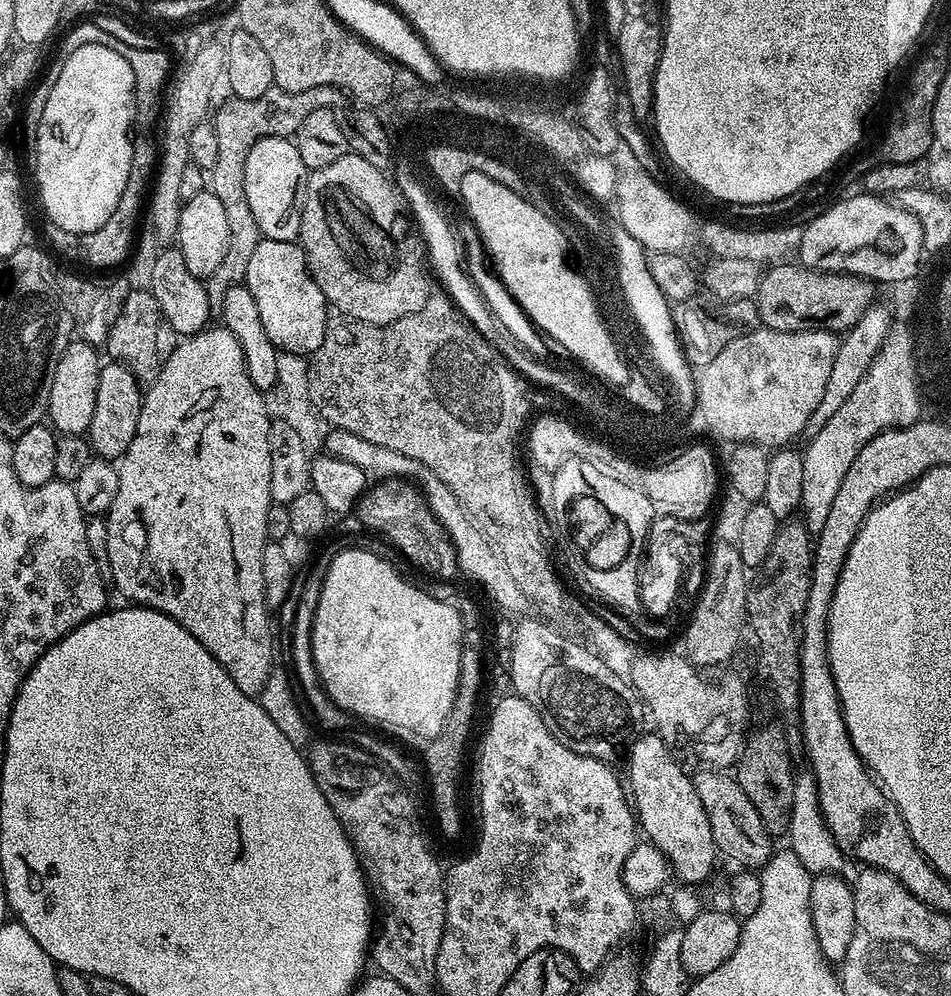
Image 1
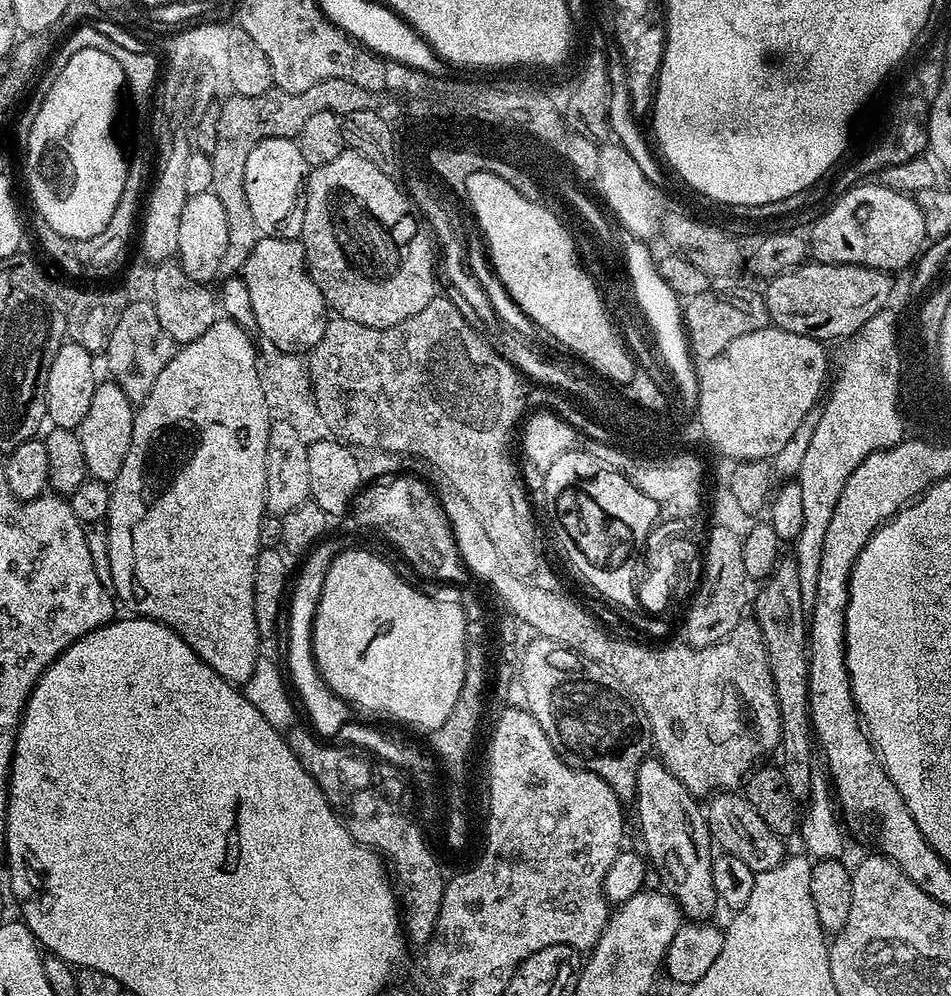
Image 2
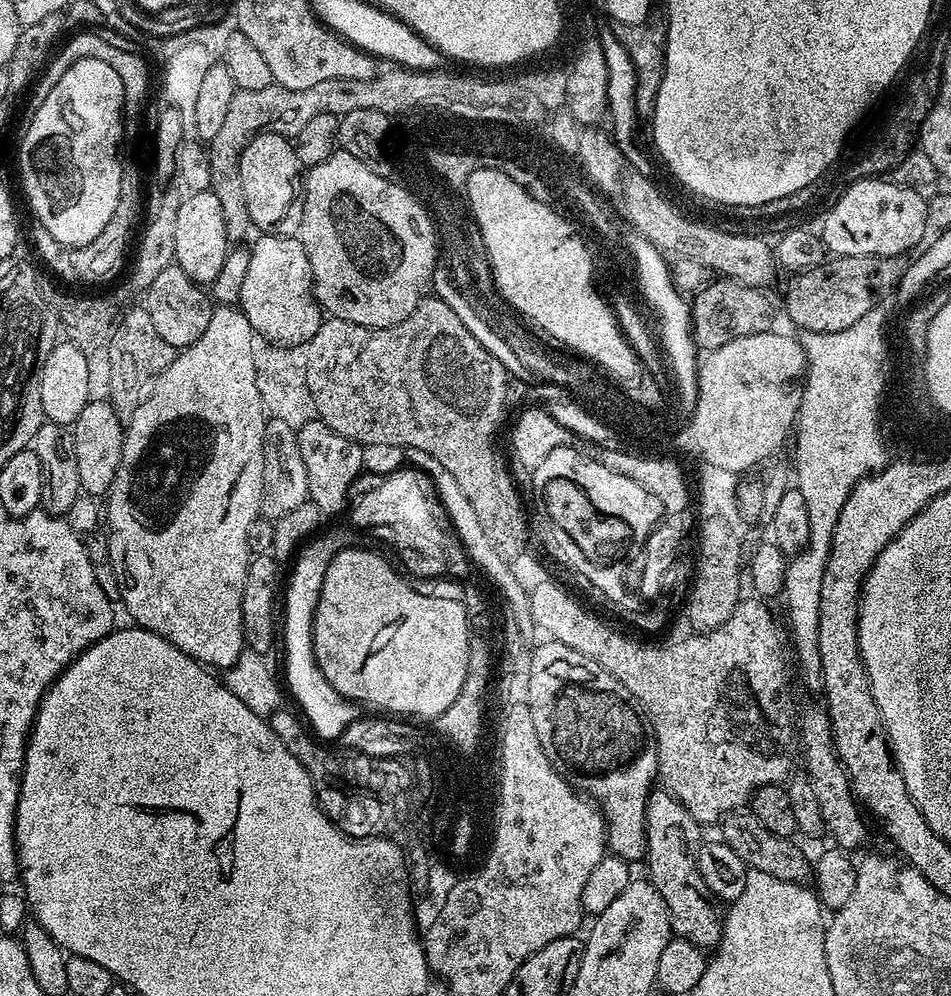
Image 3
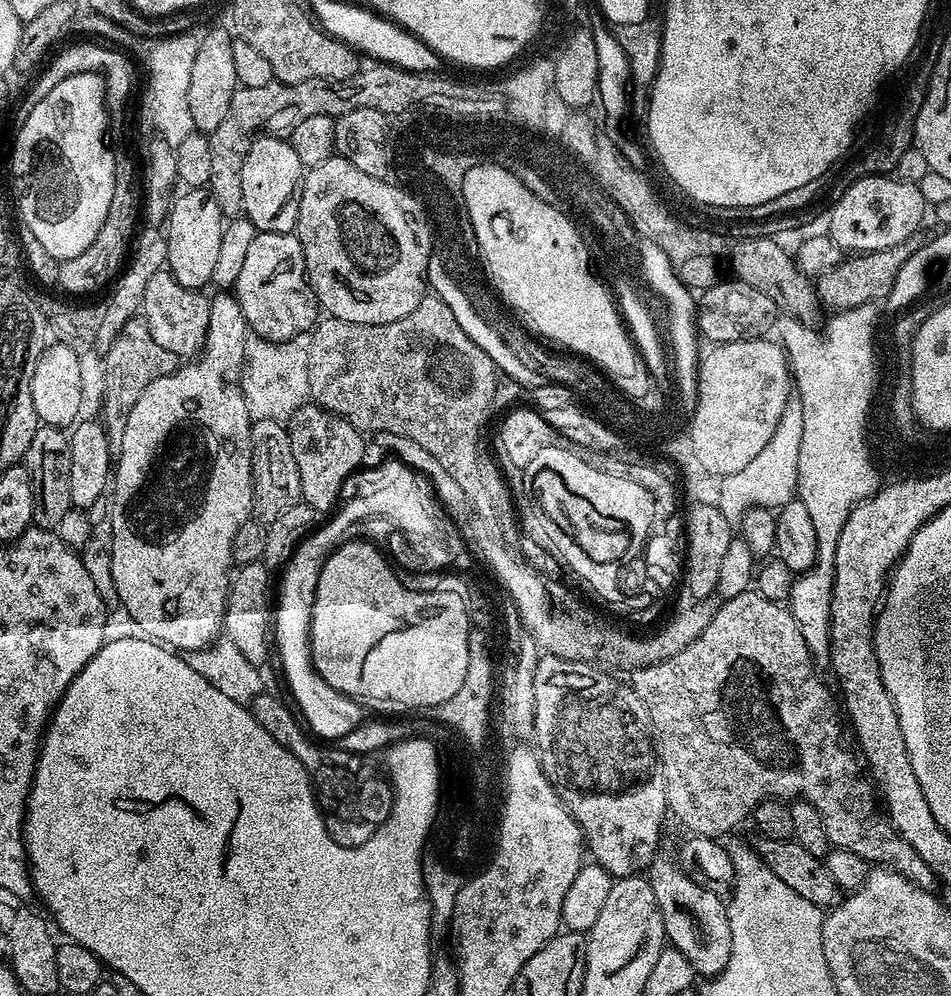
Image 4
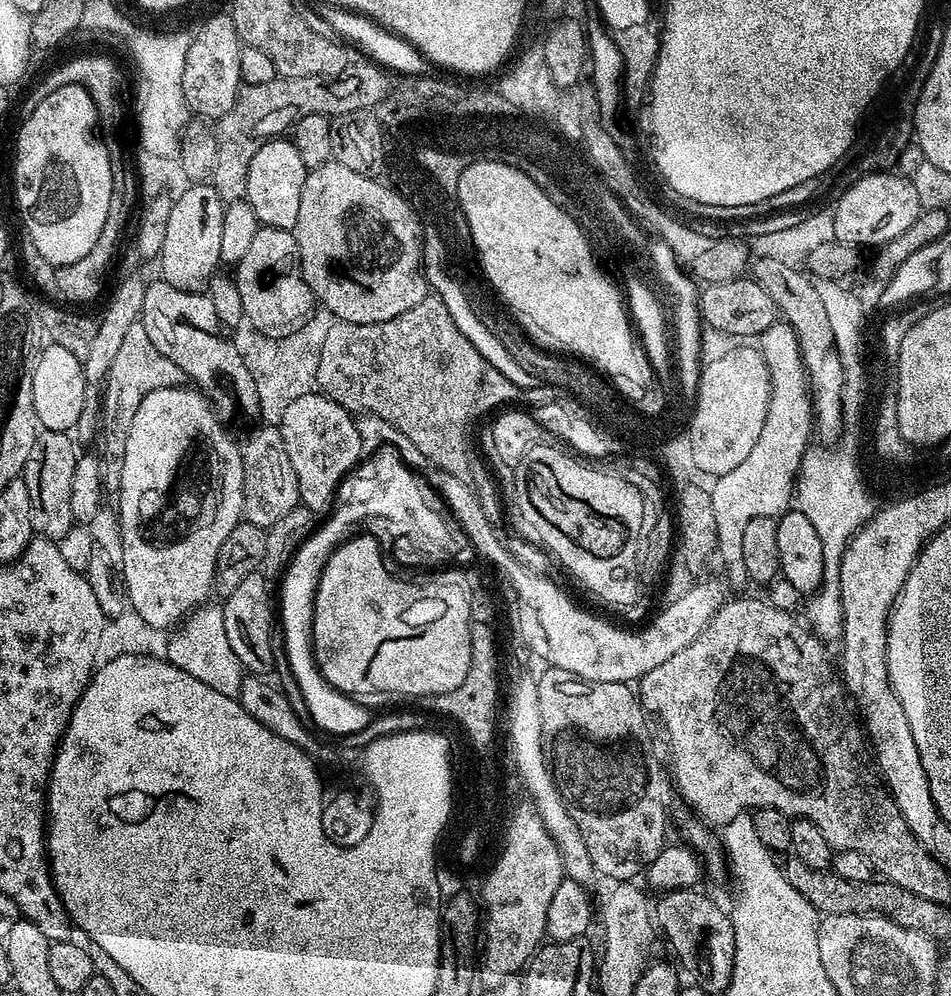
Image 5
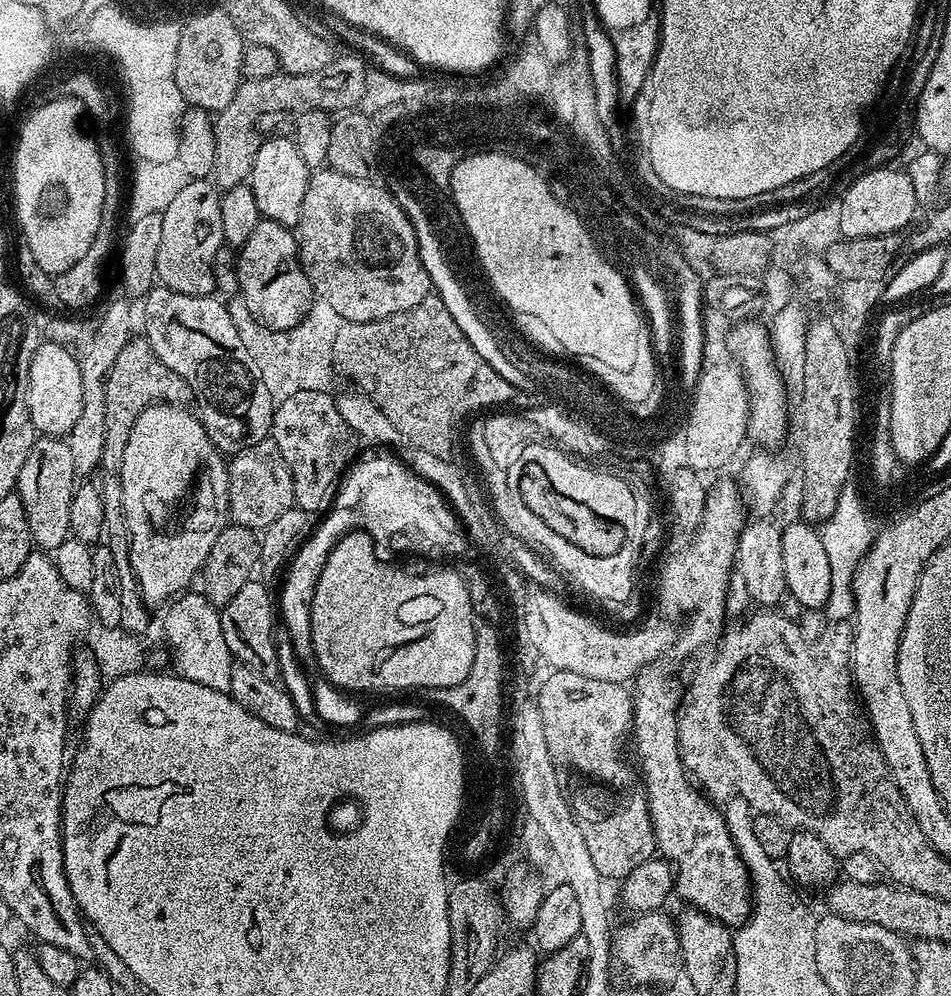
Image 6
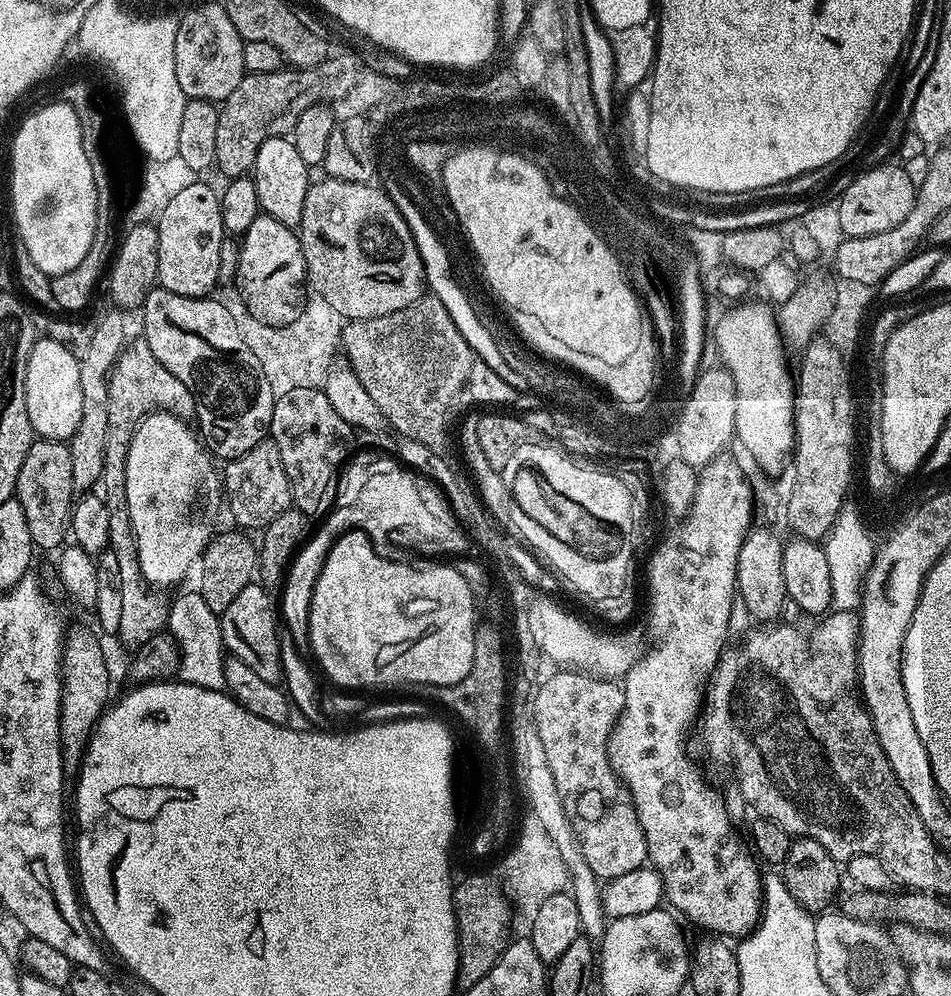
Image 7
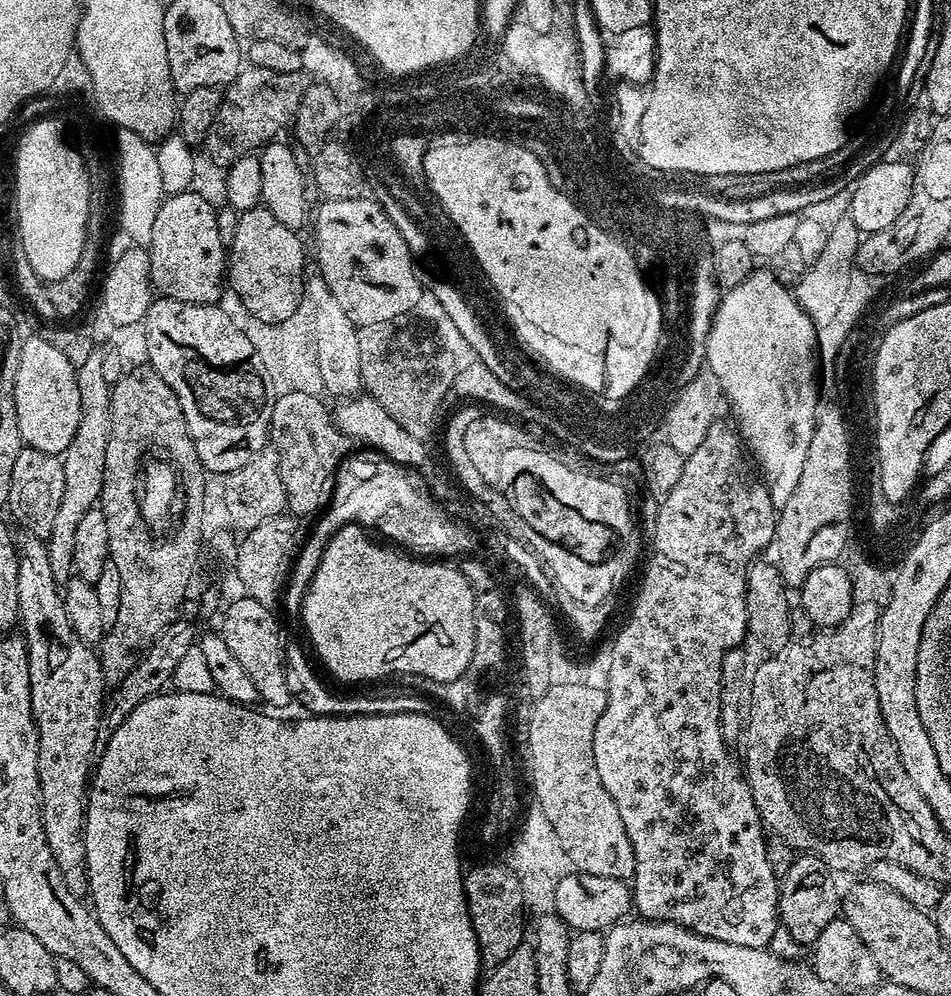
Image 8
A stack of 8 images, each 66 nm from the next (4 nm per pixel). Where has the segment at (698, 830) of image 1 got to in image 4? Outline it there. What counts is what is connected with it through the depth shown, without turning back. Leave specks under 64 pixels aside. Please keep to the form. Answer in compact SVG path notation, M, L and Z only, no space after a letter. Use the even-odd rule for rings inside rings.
M657 854L652 863L646 869L646 879L653 888L654 896L658 902L658 910L661 911L664 923L667 943L680 951L690 962L693 973L697 977L715 978L715 976L730 962L730 918L728 917L728 905L722 899L719 891L712 891L708 887L693 880L688 872L683 870L678 859L665 854Z

